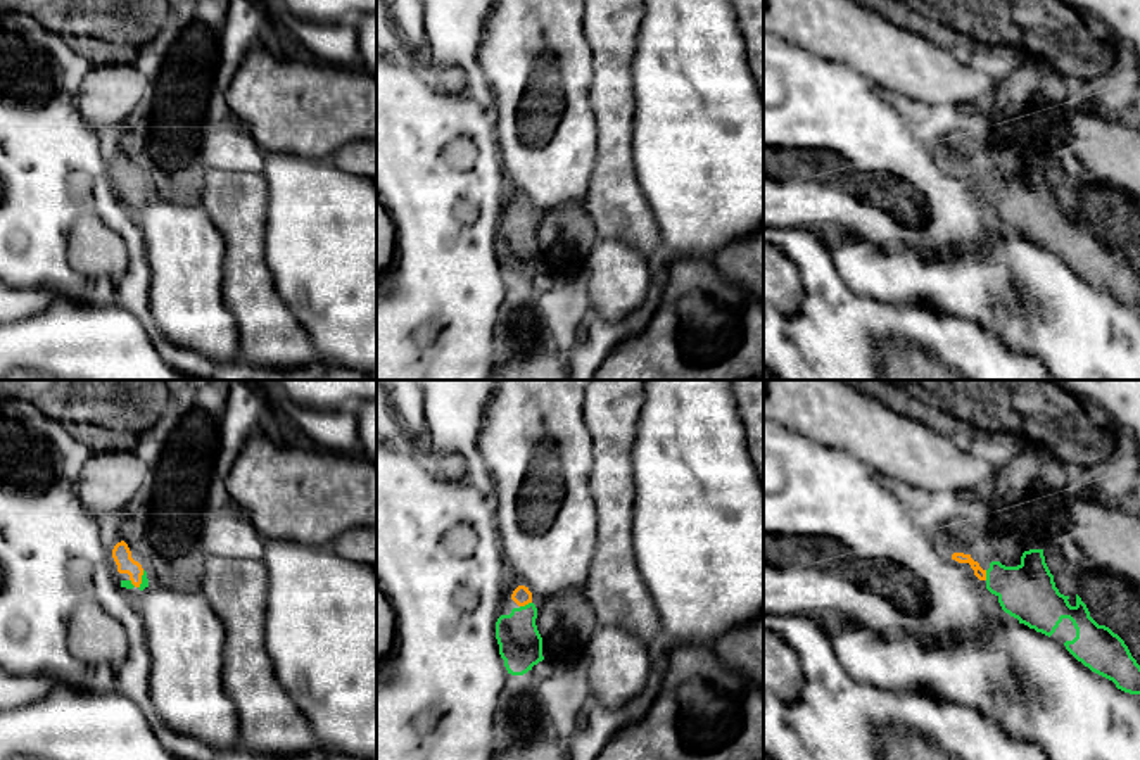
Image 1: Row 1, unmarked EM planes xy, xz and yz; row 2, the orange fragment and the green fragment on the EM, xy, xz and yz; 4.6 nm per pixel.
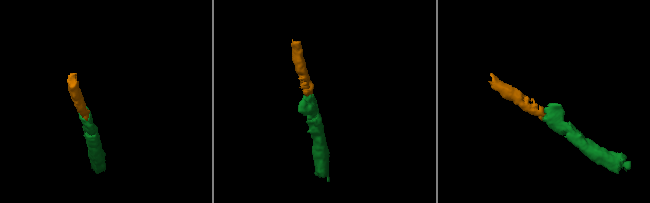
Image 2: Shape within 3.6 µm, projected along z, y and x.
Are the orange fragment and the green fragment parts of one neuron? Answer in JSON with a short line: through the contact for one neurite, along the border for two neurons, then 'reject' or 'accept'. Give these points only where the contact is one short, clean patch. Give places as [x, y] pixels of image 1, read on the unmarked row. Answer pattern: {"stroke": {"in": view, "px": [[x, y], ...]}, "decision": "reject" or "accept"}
{"stroke": {"in": "xz", "px": [[522, 209], [525, 216], [520, 258]]}, "decision": "accept"}

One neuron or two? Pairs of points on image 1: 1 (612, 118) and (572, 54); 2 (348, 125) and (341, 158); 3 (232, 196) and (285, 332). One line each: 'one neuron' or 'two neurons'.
1: two neurons
2: two neurons
3: one neuron

